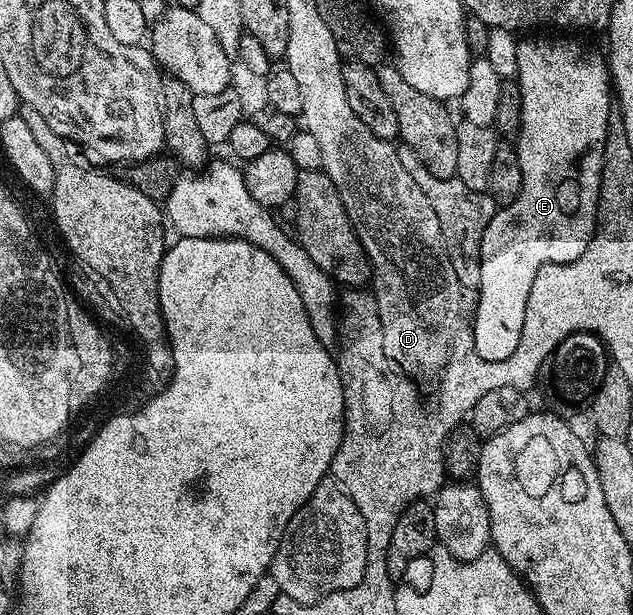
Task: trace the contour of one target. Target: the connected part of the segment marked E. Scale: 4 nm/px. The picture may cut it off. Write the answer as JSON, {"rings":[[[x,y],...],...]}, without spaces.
{"rings":[[[519,40],[517,46],[517,70],[519,89],[521,90],[521,126],[519,134],[514,141],[515,153],[521,162],[521,174],[523,175],[523,185],[517,194],[517,198],[512,204],[502,205],[485,226],[485,234],[481,238],[481,282],[477,289],[479,301],[475,304],[475,329],[471,336],[473,347],[482,360],[497,361],[508,360],[517,348],[517,342],[521,338],[523,322],[527,317],[527,302],[529,300],[529,290],[533,286],[533,278],[537,276],[537,270],[545,264],[554,264],[564,259],[563,252],[567,254],[578,254],[587,248],[587,243],[591,241],[591,236],[595,232],[595,219],[599,209],[599,187],[603,177],[603,155],[605,154],[605,138],[607,137],[607,123],[609,122],[609,110],[613,106],[613,81],[609,71],[608,61],[602,51],[594,52],[591,48],[586,48],[583,44],[578,44],[575,40]]]}

